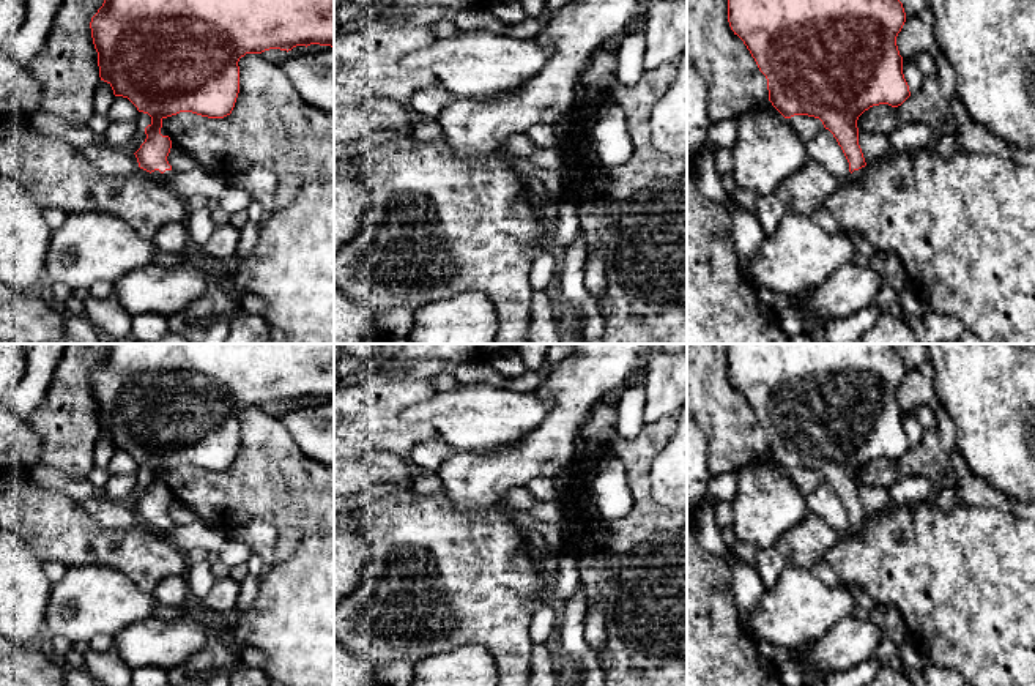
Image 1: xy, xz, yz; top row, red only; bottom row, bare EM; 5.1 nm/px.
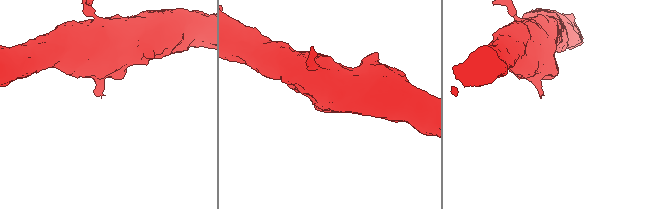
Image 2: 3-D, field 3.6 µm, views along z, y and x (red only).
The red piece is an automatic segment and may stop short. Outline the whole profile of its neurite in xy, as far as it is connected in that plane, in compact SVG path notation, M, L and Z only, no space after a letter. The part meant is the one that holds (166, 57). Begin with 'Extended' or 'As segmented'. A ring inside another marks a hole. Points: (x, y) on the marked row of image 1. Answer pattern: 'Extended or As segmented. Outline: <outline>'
Extended. Outline: M104 0L90 28L101 80L151 117L147 139L134 153L139 167L170 178L178 172L167 161L172 140L162 120L180 112L230 115L239 93L238 62L246 54L310 44L334 47L334 0Z

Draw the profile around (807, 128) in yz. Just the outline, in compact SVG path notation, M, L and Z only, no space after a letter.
M794 115L788 118L788 121L805 144L813 140L824 129L824 125L819 118L808 115Z

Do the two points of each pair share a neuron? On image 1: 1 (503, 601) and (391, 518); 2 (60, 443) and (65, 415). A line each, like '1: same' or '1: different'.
1: same
2: same

